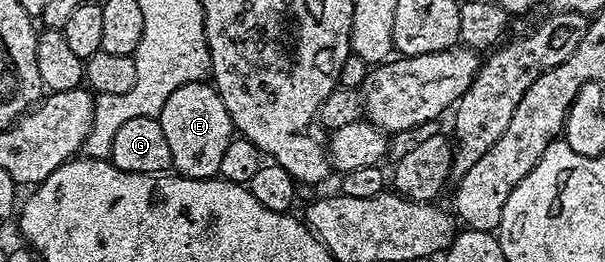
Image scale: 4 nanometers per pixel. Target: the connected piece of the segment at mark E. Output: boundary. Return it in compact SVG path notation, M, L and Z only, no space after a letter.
M208 80L187 83L179 91L171 91L159 120L171 151L172 168L180 176L204 181L218 176L219 163L223 163L223 154L233 142L235 130L227 107L223 107L223 99Z

